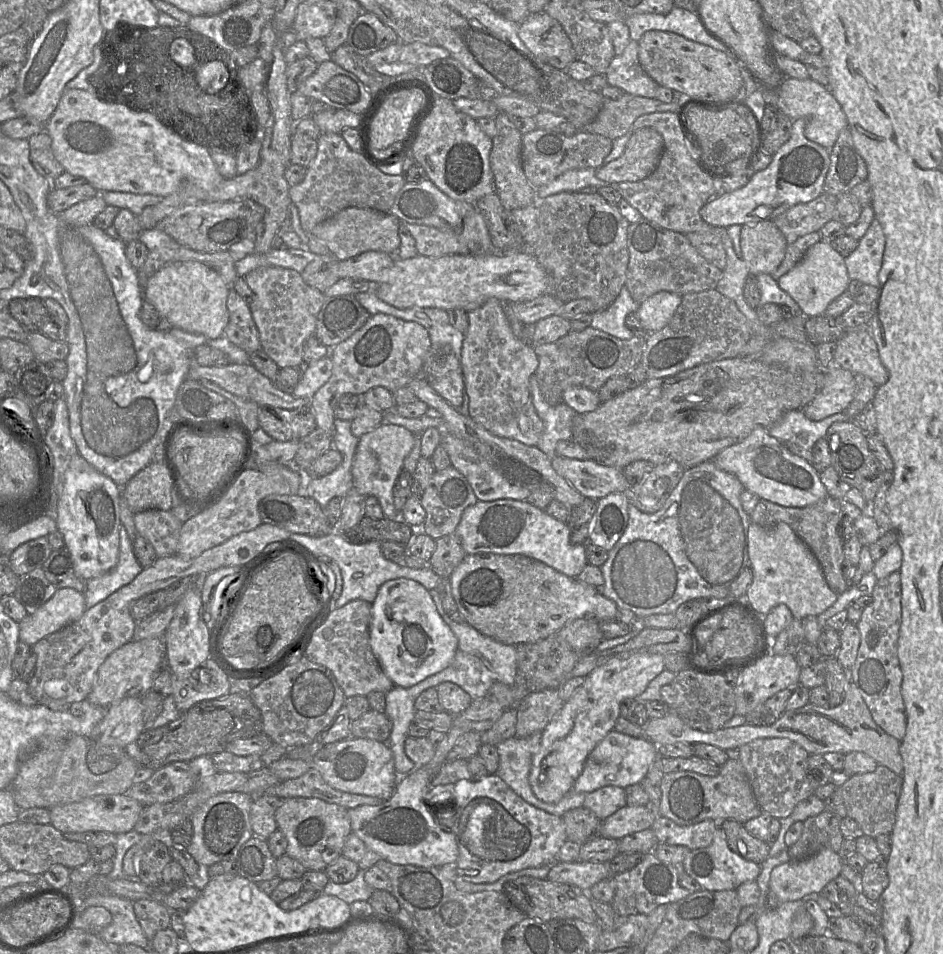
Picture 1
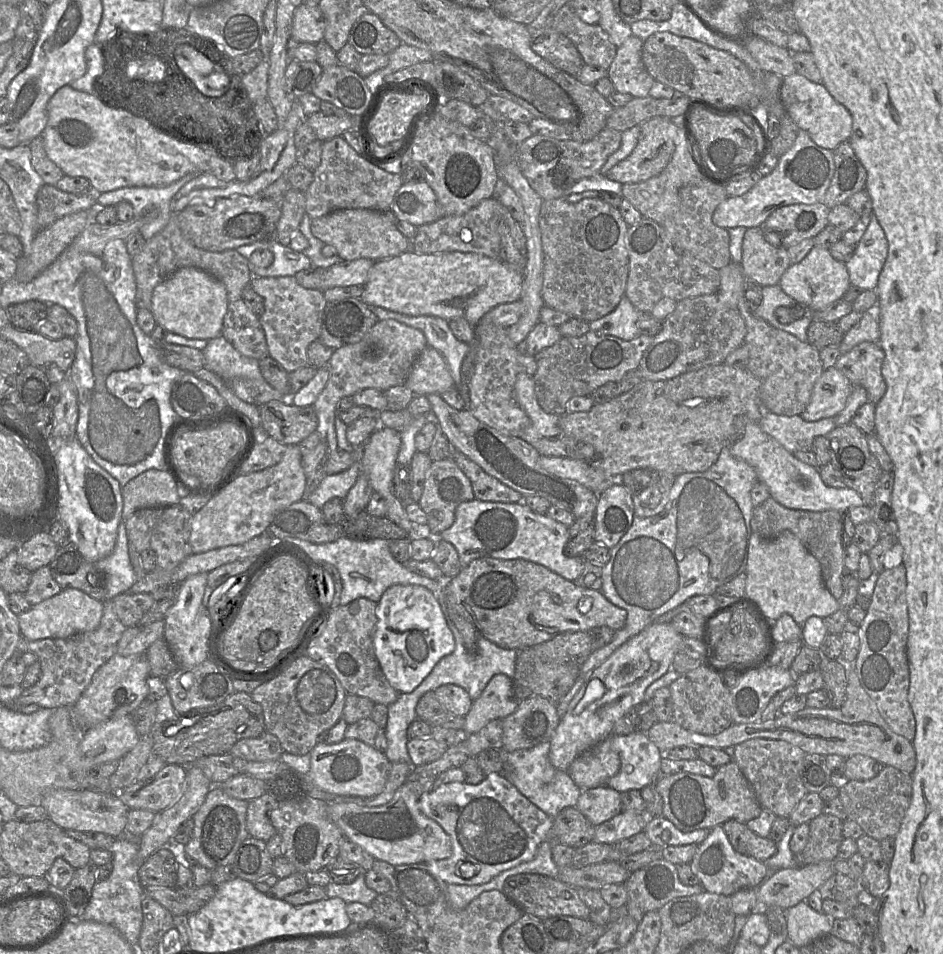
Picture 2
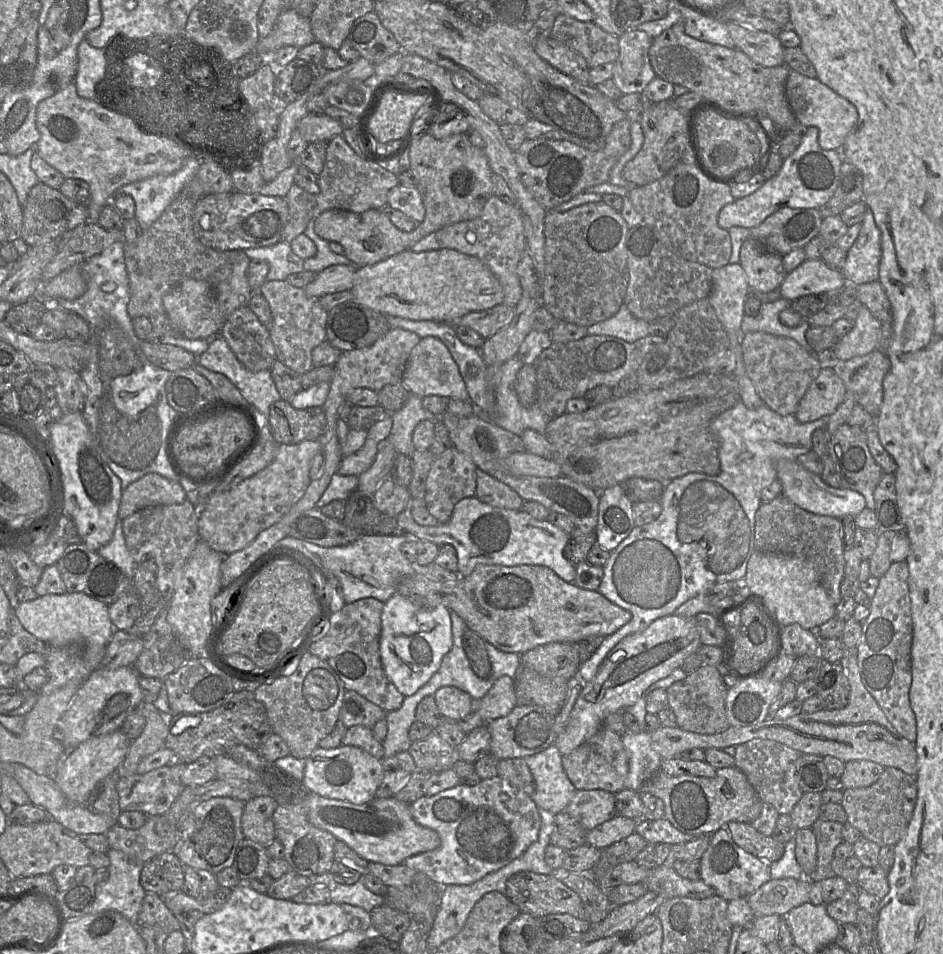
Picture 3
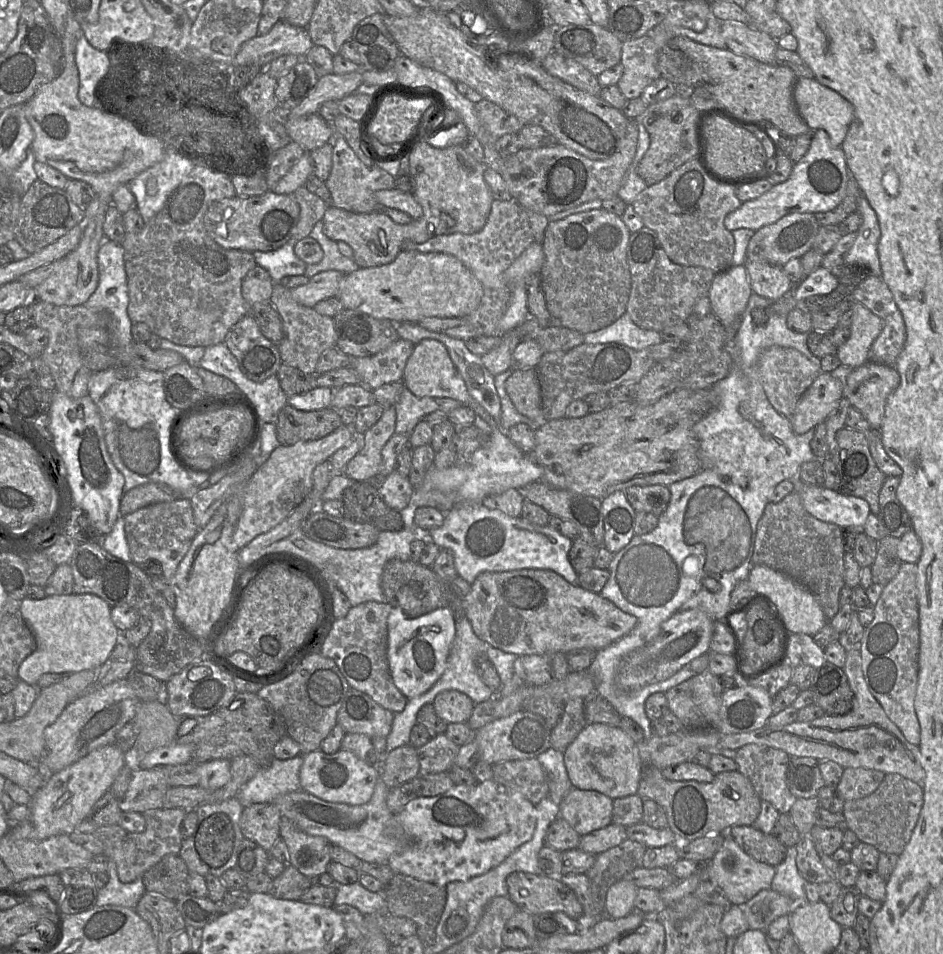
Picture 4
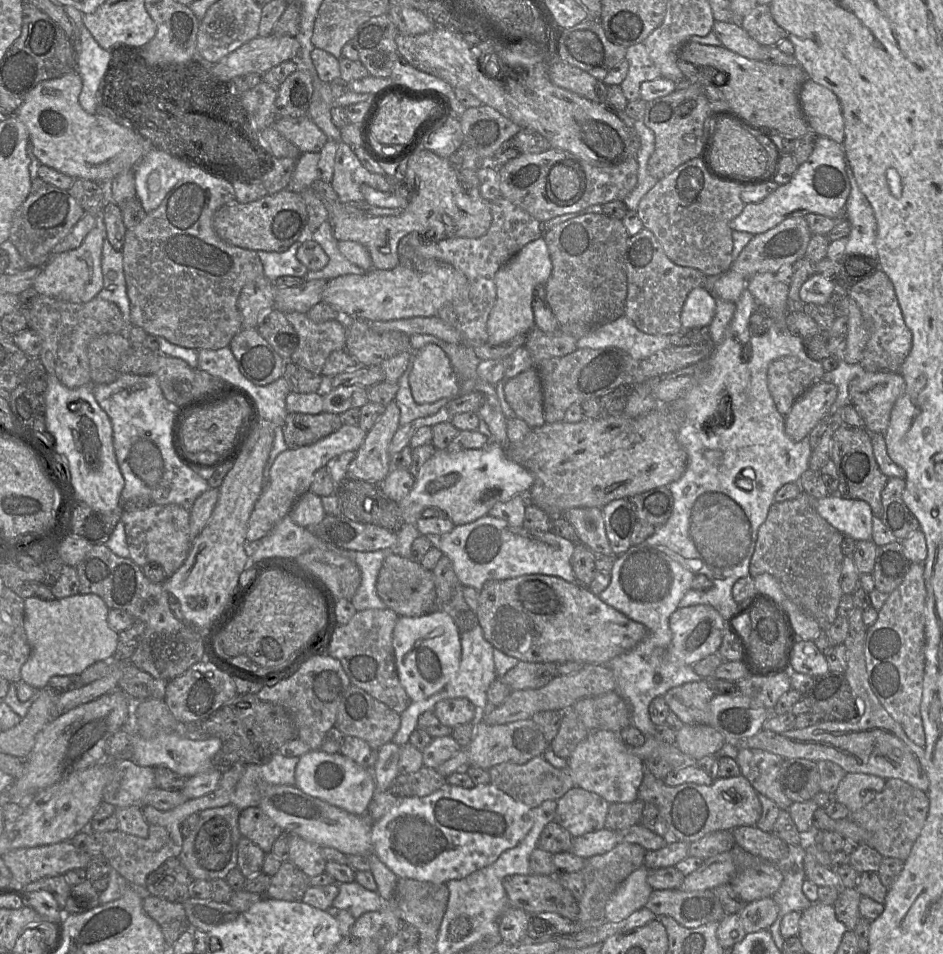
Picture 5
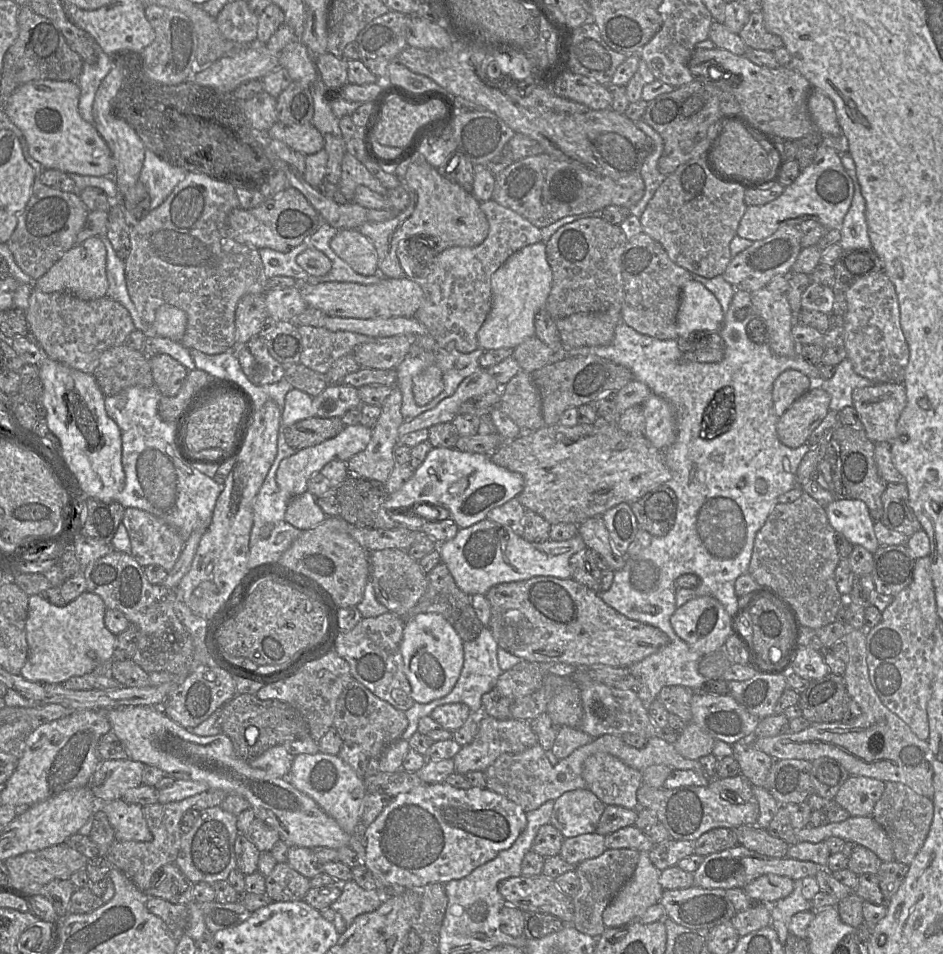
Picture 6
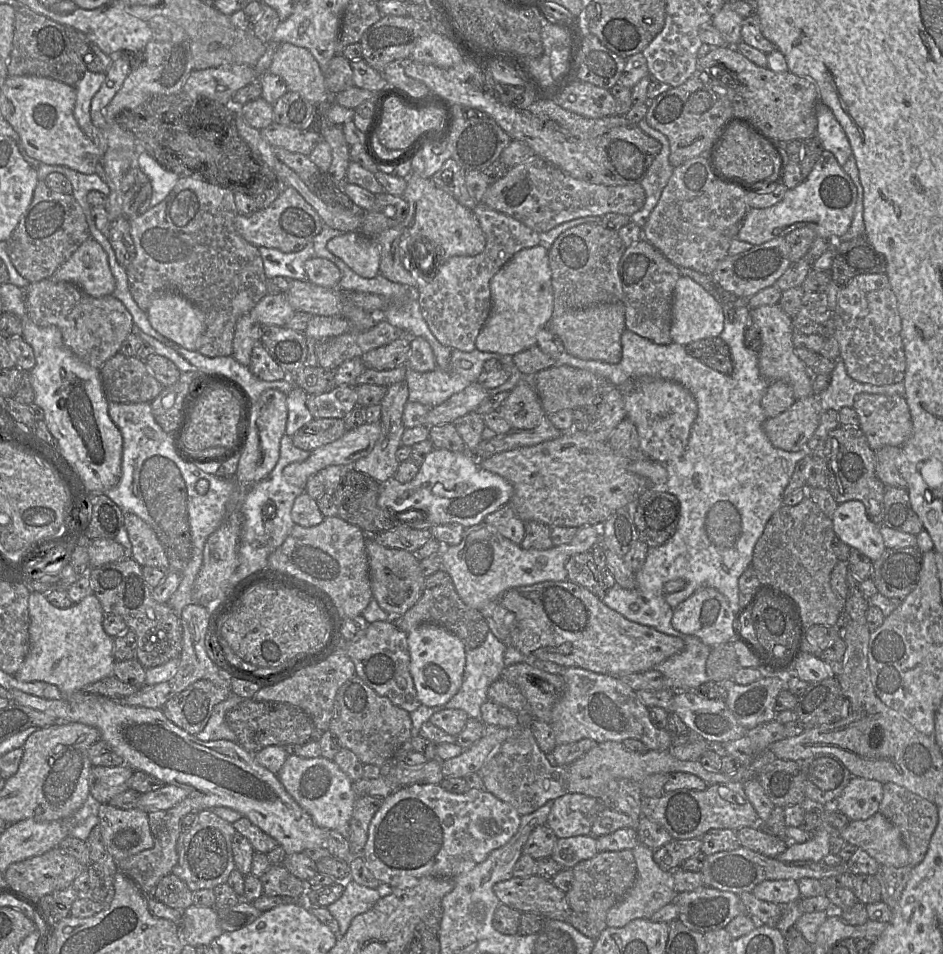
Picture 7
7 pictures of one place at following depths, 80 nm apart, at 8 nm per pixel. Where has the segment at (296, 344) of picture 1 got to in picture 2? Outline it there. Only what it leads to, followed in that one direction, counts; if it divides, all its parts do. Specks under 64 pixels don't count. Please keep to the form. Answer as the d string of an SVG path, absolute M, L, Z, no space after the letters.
M294 276L253 277L249 286L264 301L264 312L259 316L259 322L265 333L269 356L289 373L307 366L307 348L321 334L327 304L323 291L303 288Z

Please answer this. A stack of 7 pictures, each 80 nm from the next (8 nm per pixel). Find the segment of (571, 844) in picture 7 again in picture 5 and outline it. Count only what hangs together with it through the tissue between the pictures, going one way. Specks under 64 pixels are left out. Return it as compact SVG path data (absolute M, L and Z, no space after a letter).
M607 828L574 837L570 851L584 859L604 854L618 844L617 834Z

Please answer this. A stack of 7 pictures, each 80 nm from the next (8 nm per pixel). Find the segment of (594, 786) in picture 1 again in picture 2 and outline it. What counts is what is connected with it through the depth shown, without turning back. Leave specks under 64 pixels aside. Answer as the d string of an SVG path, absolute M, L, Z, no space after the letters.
M636 730L628 735L611 735L612 745L617 751L621 767L619 772L610 778L606 786L622 793L628 790L642 790L655 783L661 775L661 761L664 753L649 739L645 732Z

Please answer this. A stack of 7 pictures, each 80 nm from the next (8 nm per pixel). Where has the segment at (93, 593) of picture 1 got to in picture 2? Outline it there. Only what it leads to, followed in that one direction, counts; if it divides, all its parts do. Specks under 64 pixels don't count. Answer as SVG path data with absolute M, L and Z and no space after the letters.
M121 519L118 525L116 544L112 553L94 563L106 576L105 600L113 599L129 591L137 581L130 563L125 522L126 520Z

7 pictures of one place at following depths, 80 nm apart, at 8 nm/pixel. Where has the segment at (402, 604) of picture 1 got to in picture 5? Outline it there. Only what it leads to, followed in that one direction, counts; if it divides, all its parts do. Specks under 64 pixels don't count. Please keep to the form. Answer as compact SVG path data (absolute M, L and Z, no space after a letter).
M444 611L398 618L393 630L395 663L400 683L412 701L429 698L454 678L461 661L460 635L452 617Z

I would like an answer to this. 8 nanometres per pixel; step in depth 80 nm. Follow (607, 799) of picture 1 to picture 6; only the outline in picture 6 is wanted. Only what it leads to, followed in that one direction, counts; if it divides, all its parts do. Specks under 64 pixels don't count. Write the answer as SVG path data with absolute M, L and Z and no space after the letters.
M587 788L567 791L555 800L550 823L564 838L594 833L605 807Z

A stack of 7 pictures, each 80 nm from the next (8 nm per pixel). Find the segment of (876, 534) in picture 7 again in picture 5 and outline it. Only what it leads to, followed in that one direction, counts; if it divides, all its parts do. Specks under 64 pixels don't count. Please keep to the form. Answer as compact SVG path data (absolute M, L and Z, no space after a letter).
M830 494L818 499L816 508L819 515L842 535L849 535L856 541L872 540L873 514L867 502Z

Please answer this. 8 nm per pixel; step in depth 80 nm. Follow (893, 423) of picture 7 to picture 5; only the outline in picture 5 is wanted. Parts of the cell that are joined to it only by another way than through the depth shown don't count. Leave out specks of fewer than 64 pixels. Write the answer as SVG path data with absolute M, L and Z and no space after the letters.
M865 372L848 388L851 405L863 418L865 429L879 434L887 430L891 410L904 391L905 382L899 372Z

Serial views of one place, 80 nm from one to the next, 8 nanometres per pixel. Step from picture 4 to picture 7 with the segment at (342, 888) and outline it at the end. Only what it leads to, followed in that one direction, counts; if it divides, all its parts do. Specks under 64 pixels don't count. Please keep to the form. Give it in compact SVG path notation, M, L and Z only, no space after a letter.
M348 879L347 881L341 883L344 886L342 896L338 900L330 904L327 909L338 922L339 934L340 936L343 936L349 929L354 917L369 911L381 899L381 897L383 896L383 888L368 888L356 883L352 879Z

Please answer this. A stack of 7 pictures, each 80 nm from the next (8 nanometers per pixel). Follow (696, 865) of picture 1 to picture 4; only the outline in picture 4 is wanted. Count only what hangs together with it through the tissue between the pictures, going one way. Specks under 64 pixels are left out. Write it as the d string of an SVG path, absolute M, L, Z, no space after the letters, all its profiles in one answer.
M728 834L722 847L706 864L706 878L719 886L732 905L742 905L758 892L771 887L775 867L748 855Z

